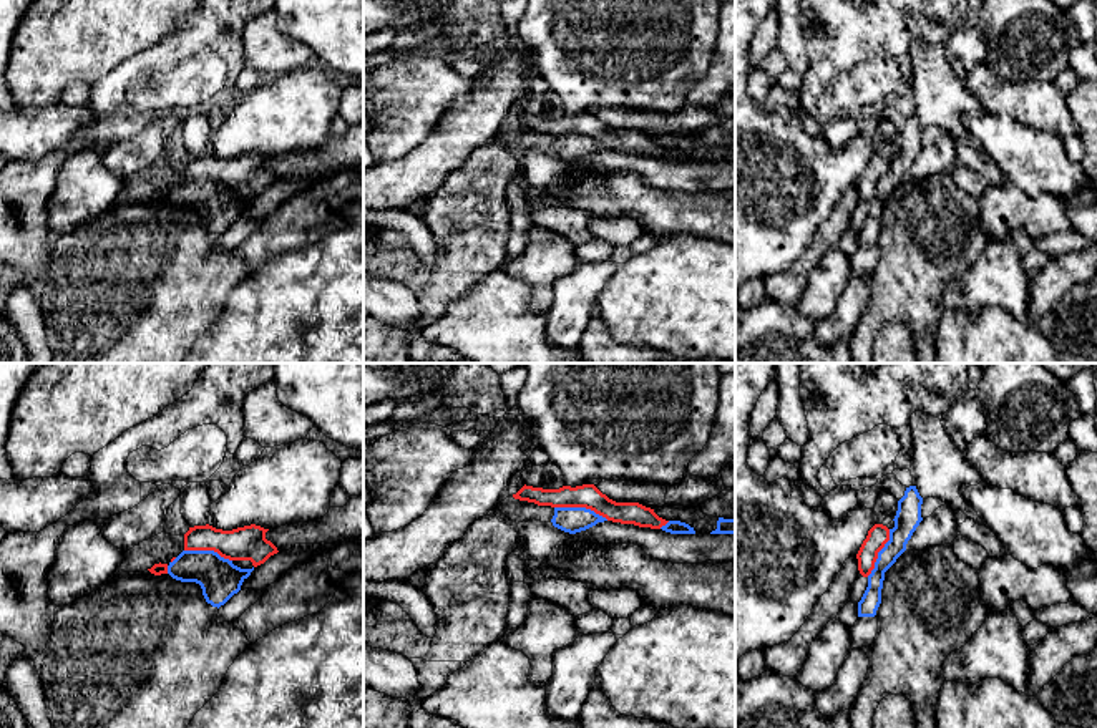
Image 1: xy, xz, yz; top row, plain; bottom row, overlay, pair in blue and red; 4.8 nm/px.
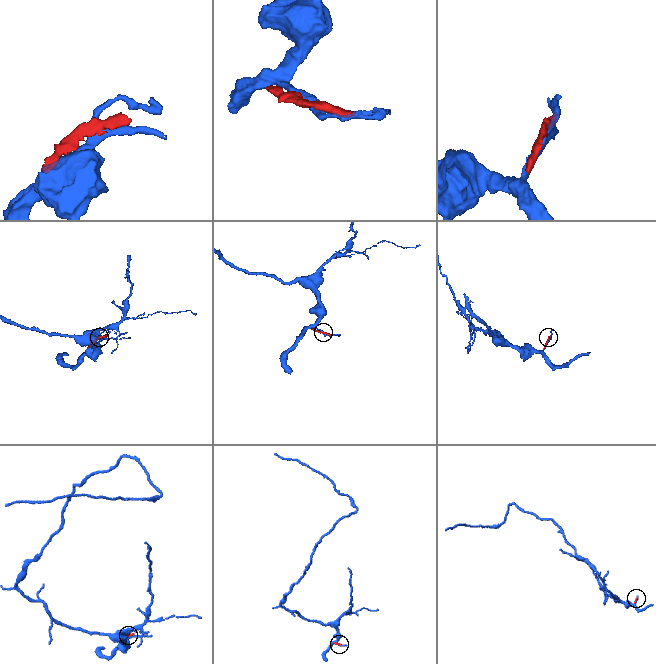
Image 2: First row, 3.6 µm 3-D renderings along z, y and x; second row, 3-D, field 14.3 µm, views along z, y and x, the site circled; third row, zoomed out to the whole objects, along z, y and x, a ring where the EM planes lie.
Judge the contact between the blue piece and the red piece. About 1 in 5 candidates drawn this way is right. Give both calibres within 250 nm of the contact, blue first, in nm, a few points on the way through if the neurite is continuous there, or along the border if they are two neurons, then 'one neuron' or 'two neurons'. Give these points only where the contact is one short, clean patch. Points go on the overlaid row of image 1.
calibres 130 and 120 nm; two neurons

